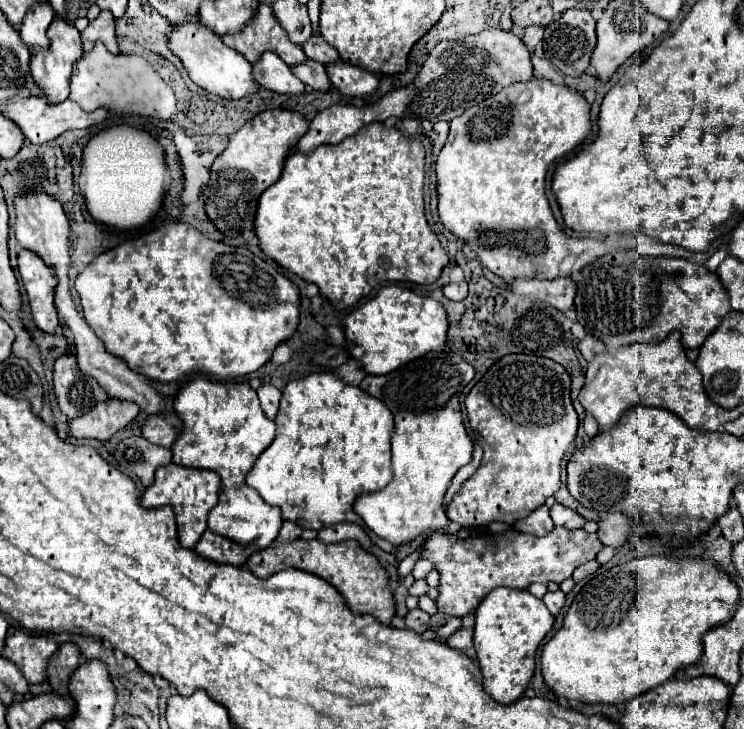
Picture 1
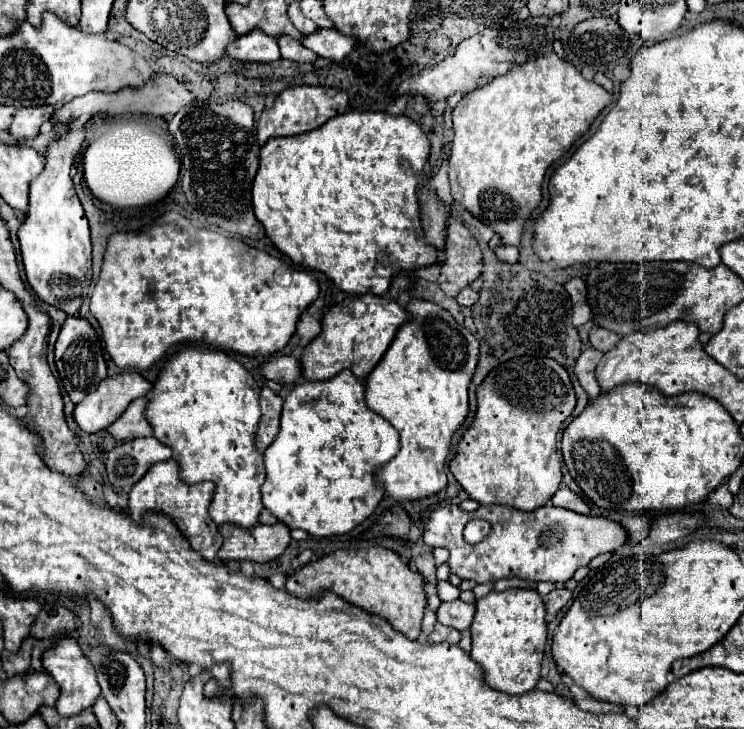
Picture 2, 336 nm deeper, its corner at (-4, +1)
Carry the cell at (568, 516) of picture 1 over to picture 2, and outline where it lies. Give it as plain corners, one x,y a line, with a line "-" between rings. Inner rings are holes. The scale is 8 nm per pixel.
565,483
561,485
561,489
557,489
557,493
553,495
551,501
557,507
563,507
563,509
571,509
571,511
577,511
577,513
583,513
583,515
589,513
589,505
577,493
573,493

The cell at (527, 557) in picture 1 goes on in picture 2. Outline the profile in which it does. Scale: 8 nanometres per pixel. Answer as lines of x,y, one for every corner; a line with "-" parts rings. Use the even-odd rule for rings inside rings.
547,503
531,513
505,505
481,505
477,511
467,513
459,505
445,505
431,513
423,533
423,541
429,547
449,549
451,573
459,575
461,579
473,579
475,583
499,581
505,577
521,577
535,583
565,583
593,557
617,551
627,537
627,529
617,521
559,509
553,503
-
475,517
489,521
493,531
481,543
469,545
463,539
463,527

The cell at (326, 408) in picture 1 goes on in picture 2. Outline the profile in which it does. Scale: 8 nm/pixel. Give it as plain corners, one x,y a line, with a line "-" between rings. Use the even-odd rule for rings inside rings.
341,371
335,377
327,379
327,381
305,381
301,385
297,385
285,399
283,403
283,413
281,413
281,429
275,437
275,441
265,449
265,471
267,471
267,479
261,487
261,495
263,495
263,505
265,509
269,509
279,521
283,521
289,529
303,529
315,537
331,537
331,535
343,535
347,531
351,531
353,527
357,527
359,523
363,523
379,505
384,497
384,489
382,484
377,481
377,469
383,467
387,461
391,461
395,455
399,453
399,433
391,427
389,421
385,421
381,415
377,415
375,411
371,411
365,405
365,385
359,381
351,371

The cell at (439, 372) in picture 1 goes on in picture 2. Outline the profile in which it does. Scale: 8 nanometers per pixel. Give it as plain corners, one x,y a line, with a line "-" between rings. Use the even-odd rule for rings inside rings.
411,297
405,309
411,313
411,321
399,329
395,341
391,341
391,349
387,349
383,361
369,373
365,383
367,407
385,417
401,435
401,449
397,457
393,457
379,471
379,481
385,483
385,491
397,503
431,497
447,485
447,475
443,471
445,457
449,453
453,433
467,417
467,387
479,359
477,339
463,325
459,325
449,311
417,297

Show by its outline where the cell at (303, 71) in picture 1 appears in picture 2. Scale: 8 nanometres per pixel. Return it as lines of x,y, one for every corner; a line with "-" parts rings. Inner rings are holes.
279,37
277,43
281,47
281,57
283,59
291,59
291,61
299,61
299,63
309,63
309,61
317,59
317,55
313,51
305,49
293,37

